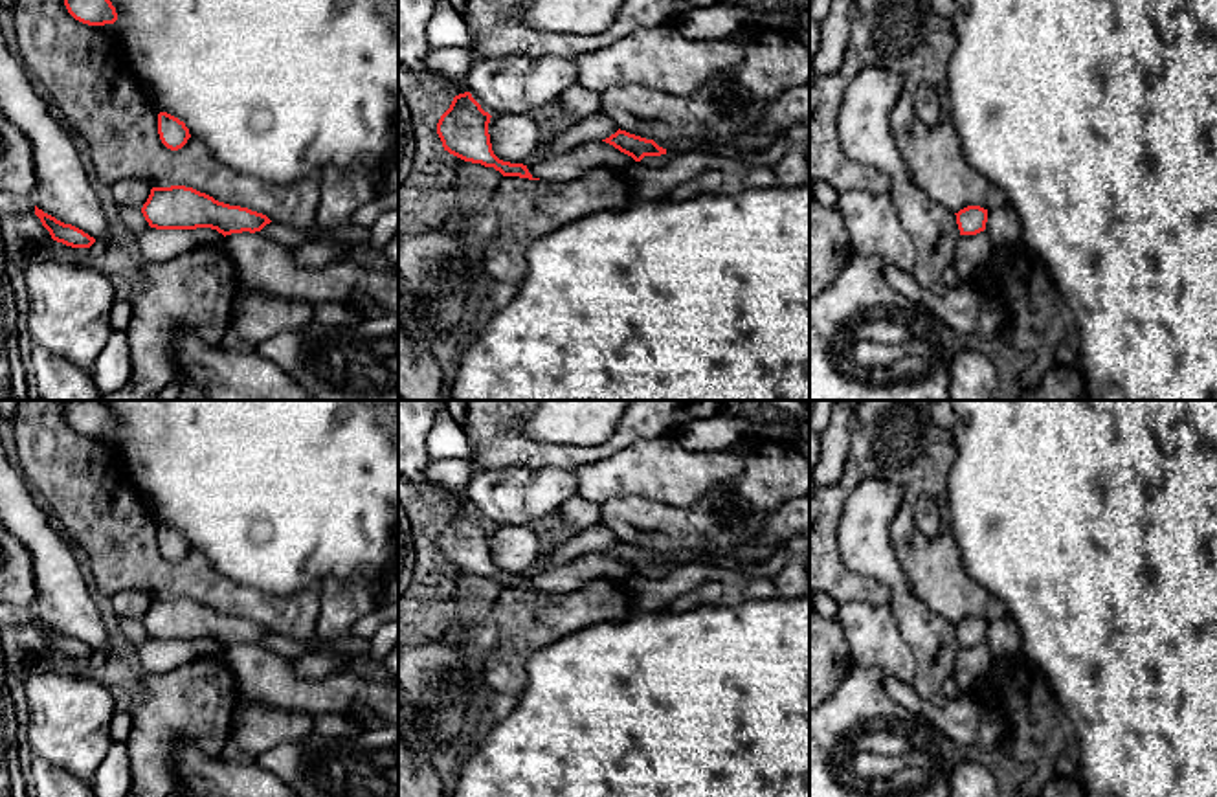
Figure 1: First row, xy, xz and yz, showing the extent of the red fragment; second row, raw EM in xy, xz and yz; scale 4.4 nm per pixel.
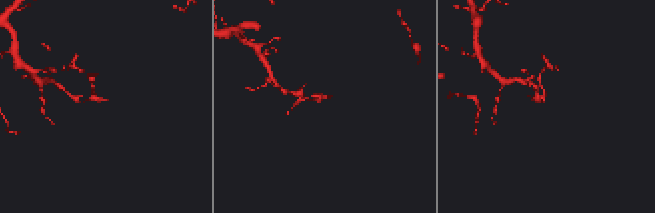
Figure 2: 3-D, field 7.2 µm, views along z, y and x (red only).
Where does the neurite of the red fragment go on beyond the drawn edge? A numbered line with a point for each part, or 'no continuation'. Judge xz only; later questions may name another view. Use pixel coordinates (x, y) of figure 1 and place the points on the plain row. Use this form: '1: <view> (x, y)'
no continuation

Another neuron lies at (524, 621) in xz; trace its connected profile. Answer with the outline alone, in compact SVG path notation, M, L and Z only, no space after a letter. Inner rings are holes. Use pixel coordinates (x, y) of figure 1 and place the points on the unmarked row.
M595 578L569 593L505 588L488 613L494 630L494 648L483 657L488 692L519 696L527 685L527 661L540 648L631 615L624 580Z

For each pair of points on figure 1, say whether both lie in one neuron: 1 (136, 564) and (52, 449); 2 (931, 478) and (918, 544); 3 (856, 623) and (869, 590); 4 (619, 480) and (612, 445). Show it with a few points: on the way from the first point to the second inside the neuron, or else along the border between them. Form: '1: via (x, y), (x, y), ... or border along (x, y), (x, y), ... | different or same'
1: via (118, 535), (76, 478) | same
2: via (915, 493), (907, 502), (909, 527) | same
3: border along (887, 603), (845, 601), (841, 605) | different
4: border along (654, 436), (634, 439), (575, 471) | different

